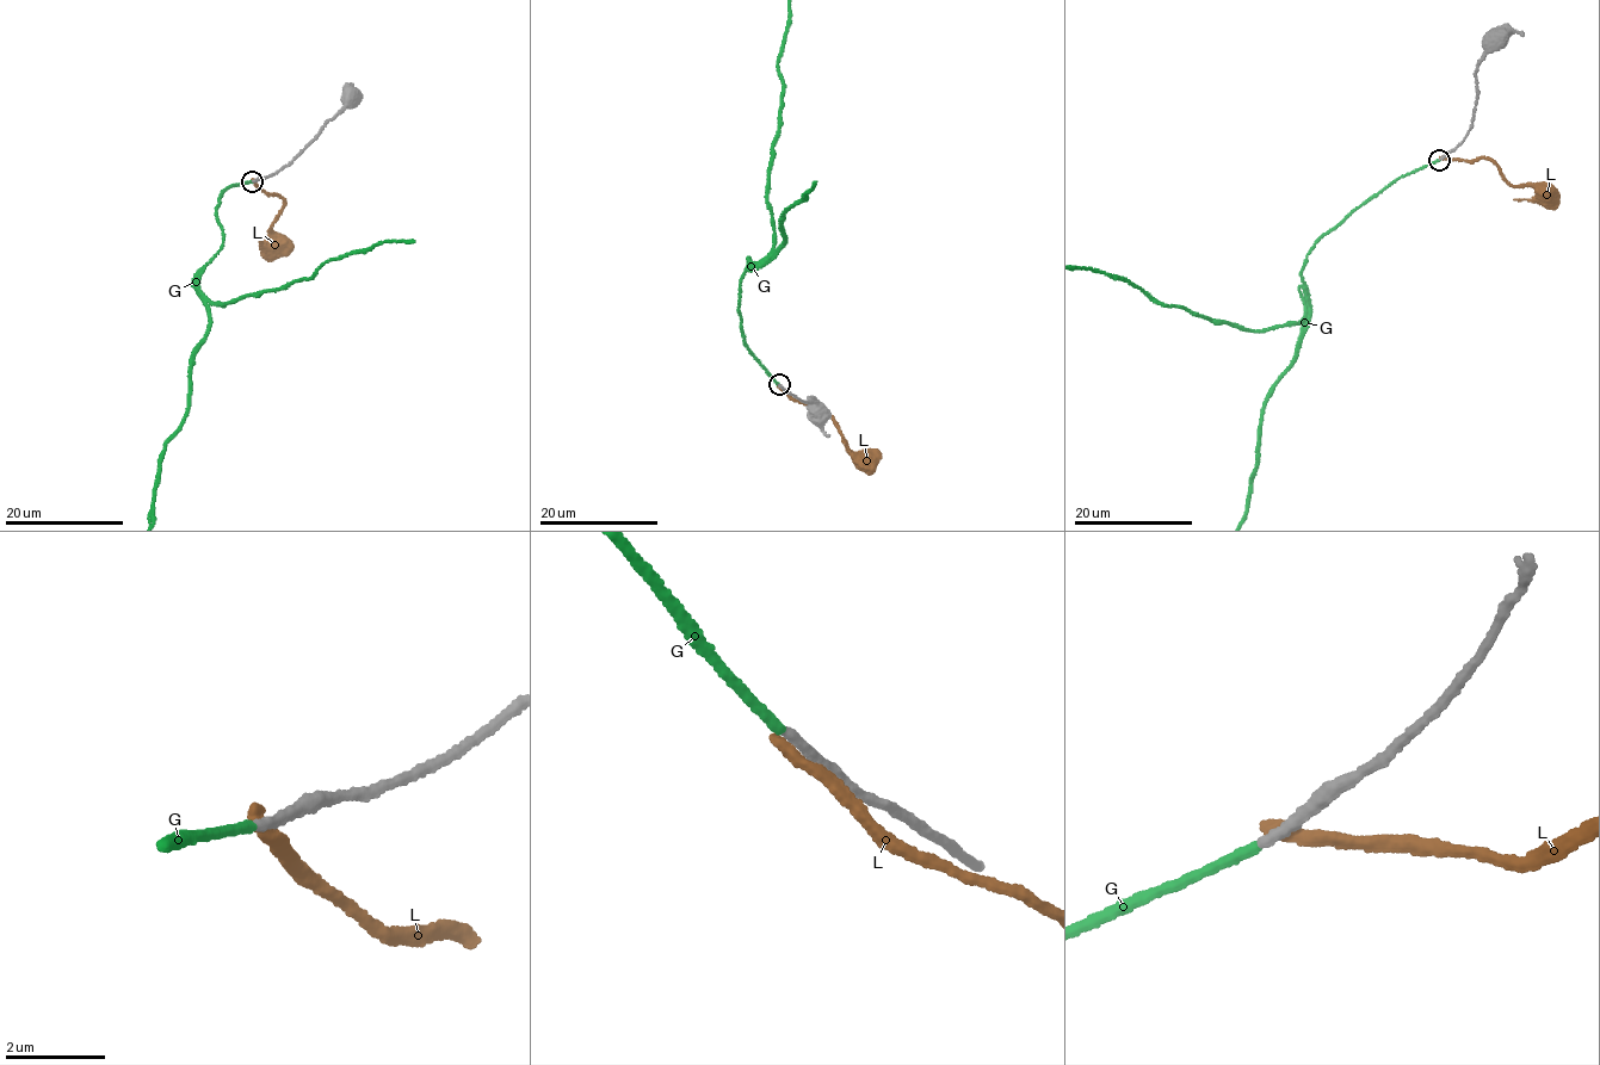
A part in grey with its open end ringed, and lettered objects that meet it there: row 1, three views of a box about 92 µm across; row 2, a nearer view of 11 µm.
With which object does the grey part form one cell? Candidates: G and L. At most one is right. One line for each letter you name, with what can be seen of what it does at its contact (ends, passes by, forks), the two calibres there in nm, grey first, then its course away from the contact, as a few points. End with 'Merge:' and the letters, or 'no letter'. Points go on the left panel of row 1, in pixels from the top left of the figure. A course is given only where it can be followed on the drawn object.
G: it ends there; 200 nm thick on the grey side, 200 nm on the other
Merge: G

